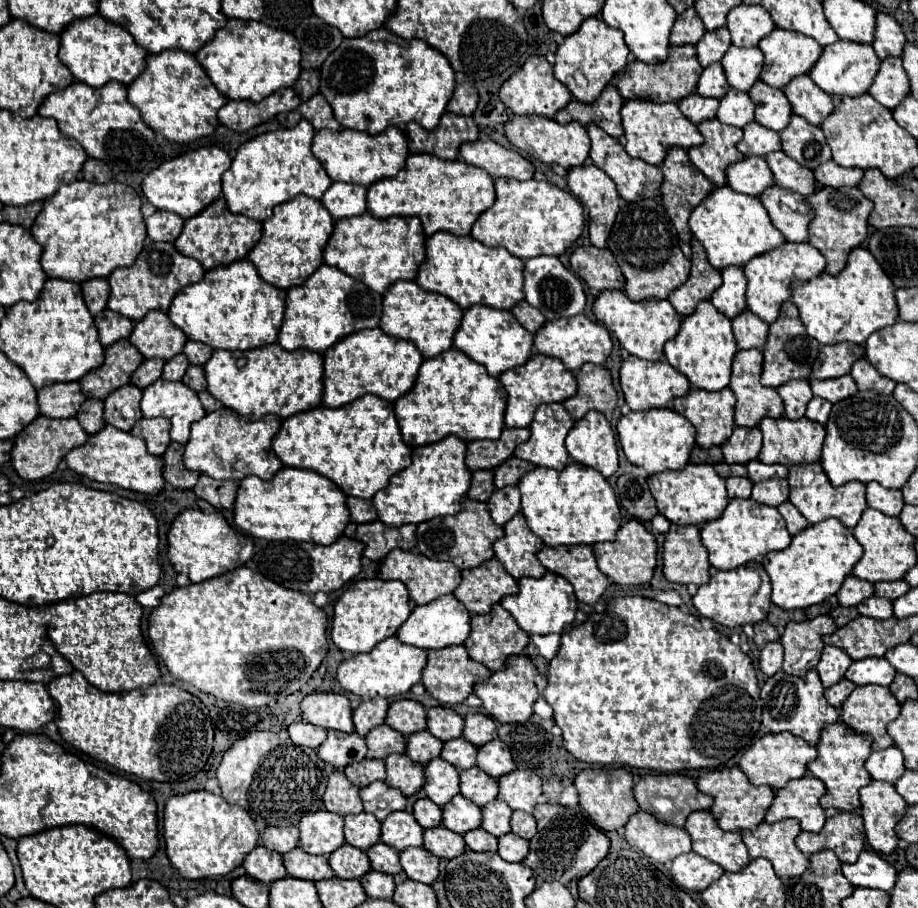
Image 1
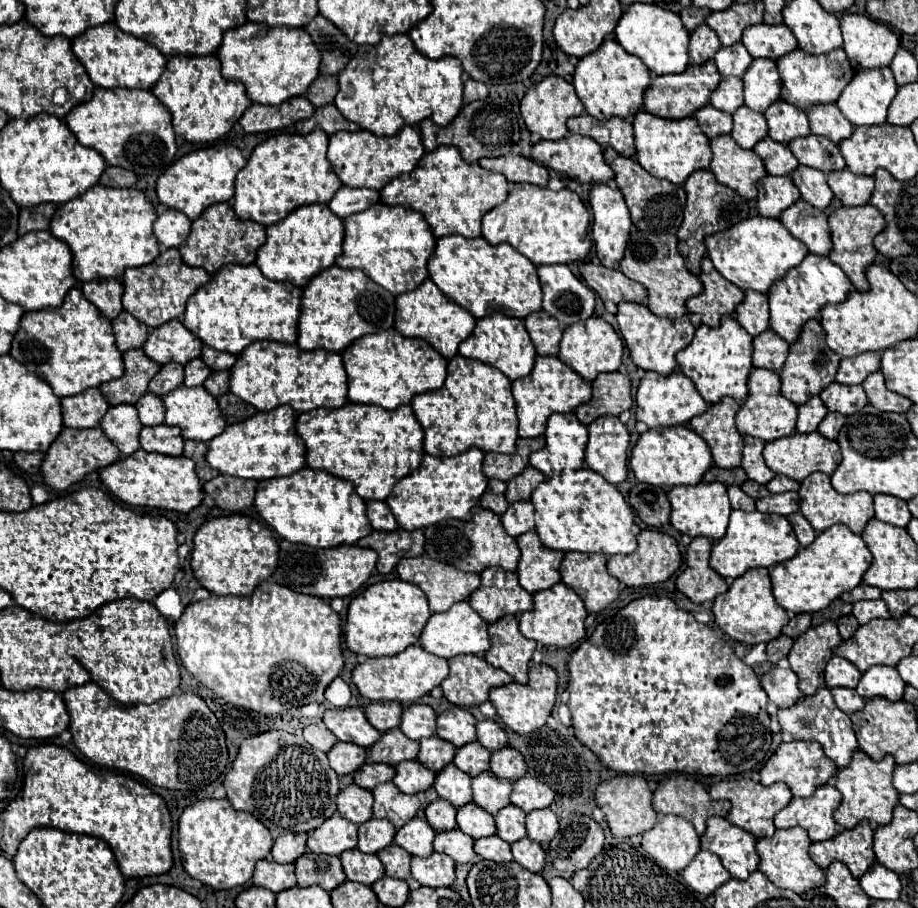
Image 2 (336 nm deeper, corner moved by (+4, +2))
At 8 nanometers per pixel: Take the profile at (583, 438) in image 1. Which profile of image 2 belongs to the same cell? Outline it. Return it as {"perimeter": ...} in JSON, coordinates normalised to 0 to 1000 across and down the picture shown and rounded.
{"perimeter":[[[650,459],[642,470],[637,514],[672,534],[683,525],[685,475],[672,459]]]}

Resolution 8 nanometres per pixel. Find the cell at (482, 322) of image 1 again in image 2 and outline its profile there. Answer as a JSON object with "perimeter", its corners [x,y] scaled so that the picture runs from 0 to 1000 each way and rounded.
{"perimeter":[[[539,345],[539,347],[533,347],[533,349],[520,351],[520,358],[517,358],[515,367],[507,376],[502,376],[500,389],[504,393],[520,395],[524,400],[531,400],[531,402],[544,406],[557,420],[561,420],[570,413],[576,413],[578,406],[581,406],[583,391],[585,391],[570,354],[563,351],[563,349],[552,349],[548,345]]]}

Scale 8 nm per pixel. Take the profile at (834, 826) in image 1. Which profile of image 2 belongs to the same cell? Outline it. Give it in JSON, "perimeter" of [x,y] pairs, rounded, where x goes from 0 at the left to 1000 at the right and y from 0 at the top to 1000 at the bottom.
{"perimeter":[[[938,904],[929,913],[914,915],[907,924],[883,928],[881,942],[897,957],[901,957],[905,948],[916,948],[936,968],[936,964],[953,950],[951,913],[947,904]]]}

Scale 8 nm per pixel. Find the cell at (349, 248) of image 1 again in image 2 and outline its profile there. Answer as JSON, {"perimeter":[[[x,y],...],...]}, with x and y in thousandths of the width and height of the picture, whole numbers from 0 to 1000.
{"perimeter":[[[408,224],[395,235],[387,235],[374,241],[374,246],[376,246],[374,279],[367,283],[365,292],[374,296],[398,298],[398,303],[402,303],[411,314],[419,316],[428,325],[450,320],[467,305],[465,287],[474,274],[474,259],[469,257],[459,235],[437,226],[426,228]]]}

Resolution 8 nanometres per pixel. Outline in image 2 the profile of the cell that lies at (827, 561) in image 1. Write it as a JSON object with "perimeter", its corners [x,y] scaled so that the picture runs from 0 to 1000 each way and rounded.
{"perimeter":[[[907,578],[894,585],[881,602],[870,605],[864,616],[846,620],[838,629],[844,662],[859,675],[894,673],[916,653],[934,646],[947,620],[949,620],[949,609],[942,596],[936,589],[927,587],[920,578]]]}

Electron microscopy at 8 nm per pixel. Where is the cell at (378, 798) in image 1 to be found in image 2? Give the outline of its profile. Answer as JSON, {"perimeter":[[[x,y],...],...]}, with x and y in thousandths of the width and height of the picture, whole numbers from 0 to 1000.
{"perimeter":[[[426,860],[415,862],[415,867],[408,867],[406,880],[406,900],[424,902],[430,913],[437,913],[446,902],[450,902],[459,889],[452,876],[441,876],[439,871],[432,871]]]}

